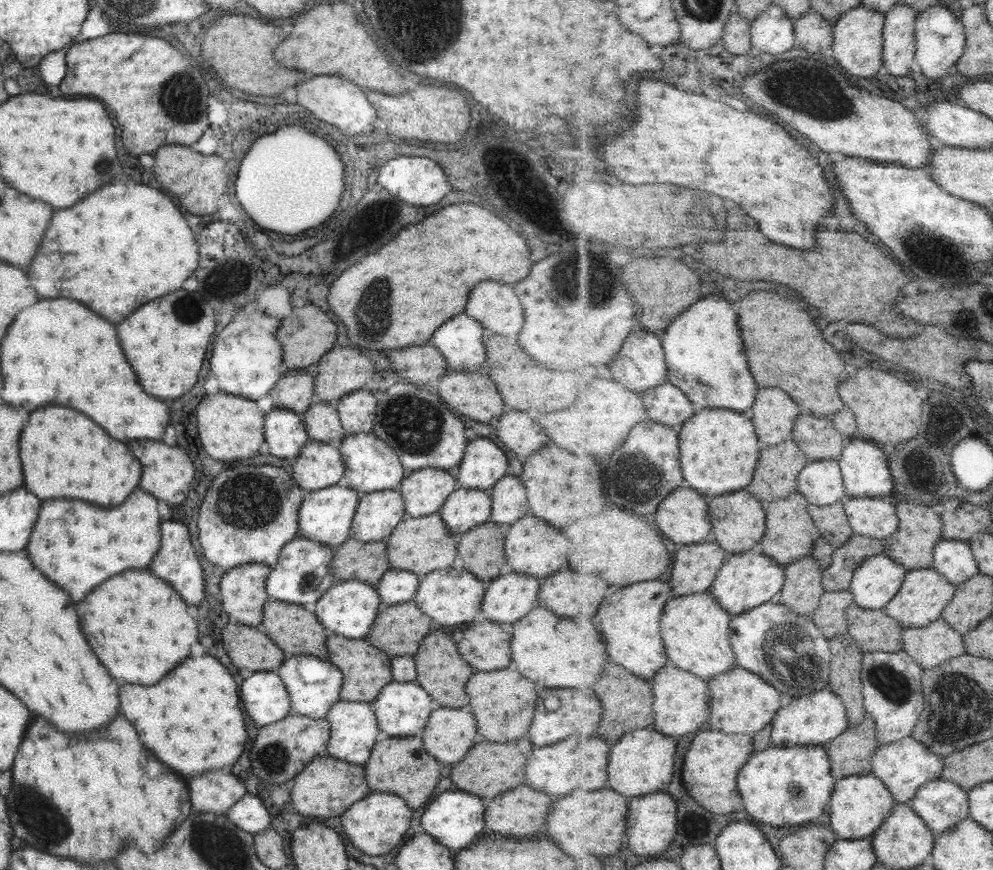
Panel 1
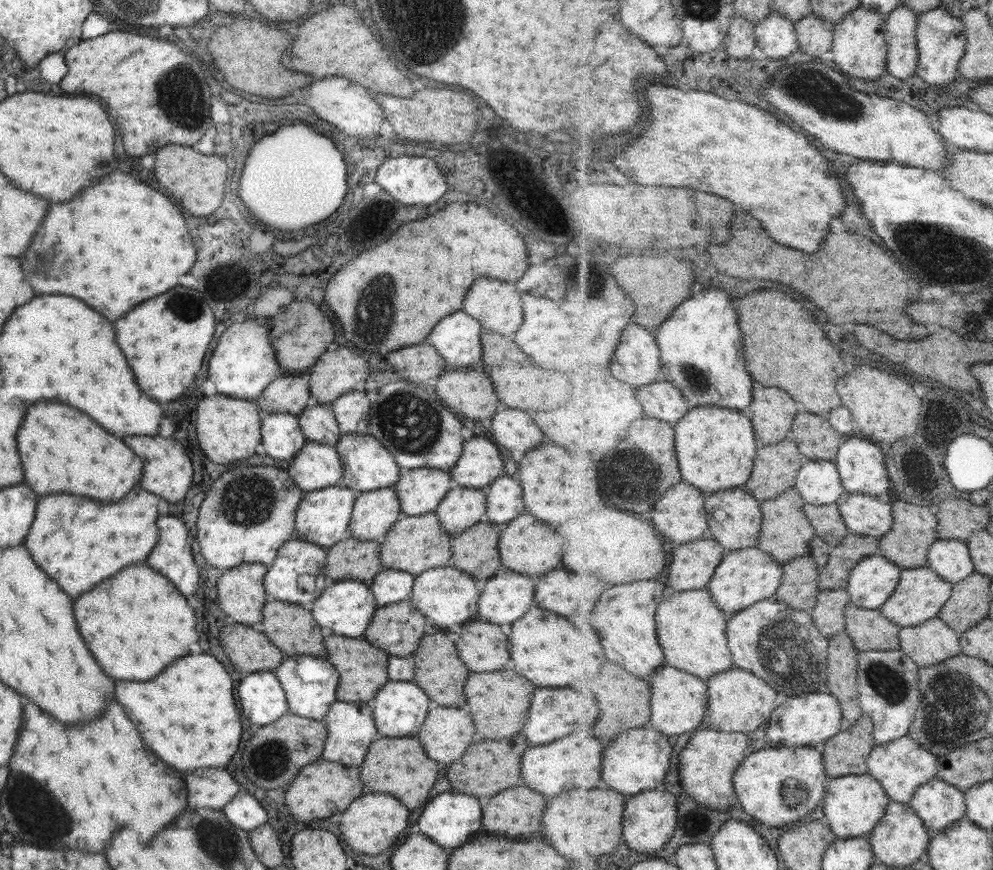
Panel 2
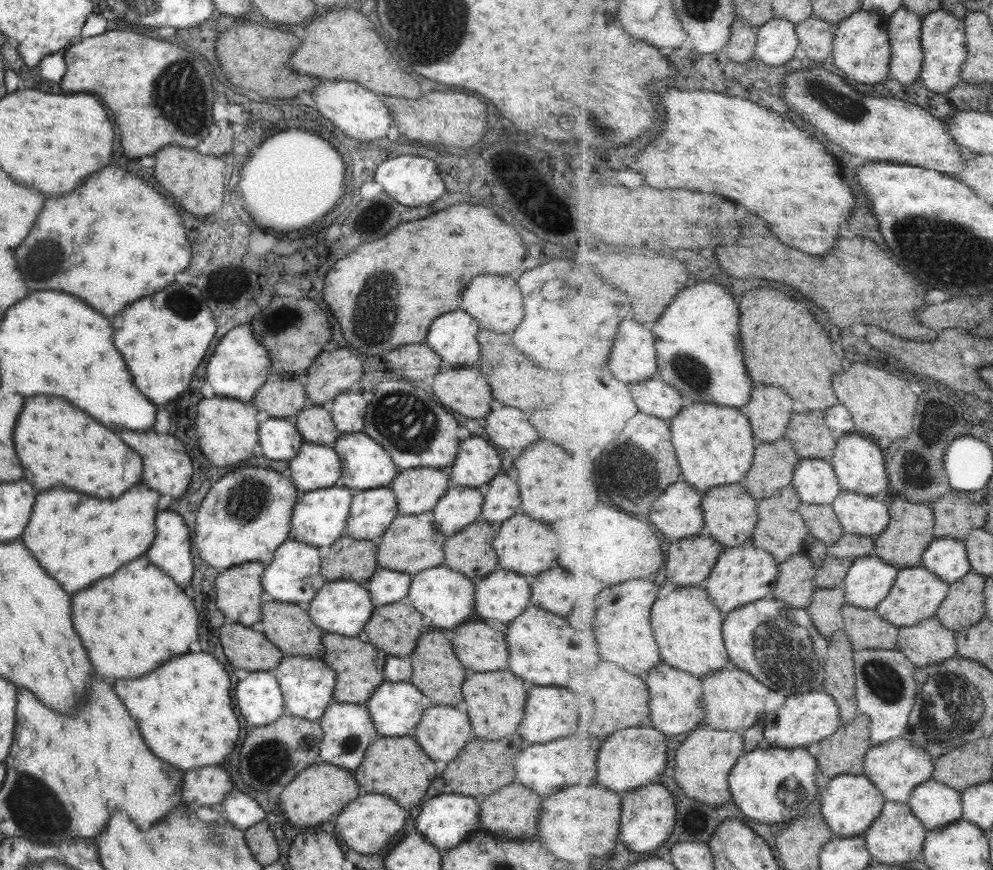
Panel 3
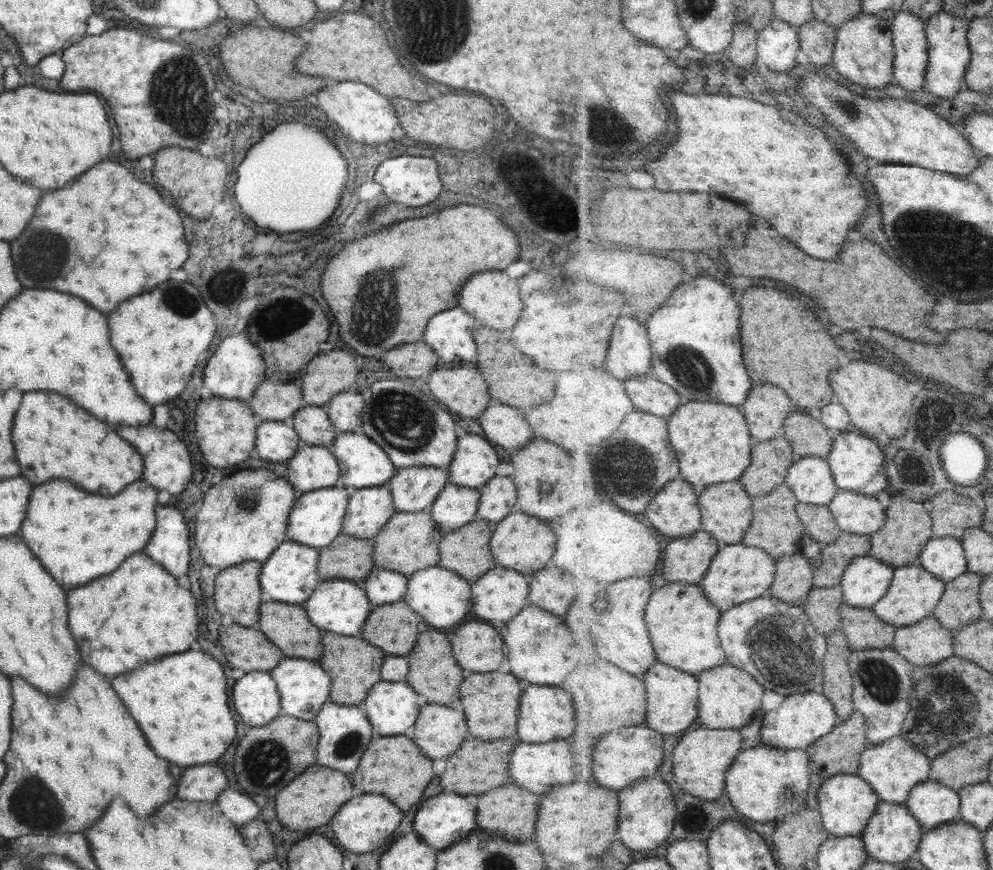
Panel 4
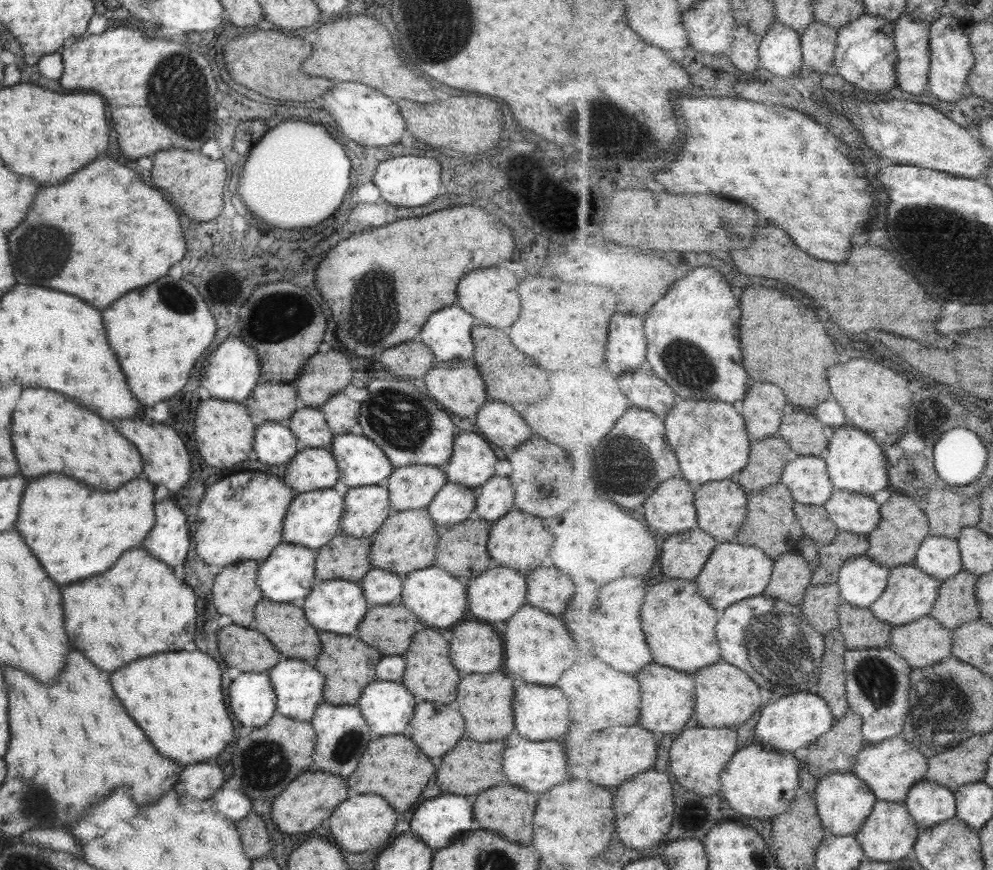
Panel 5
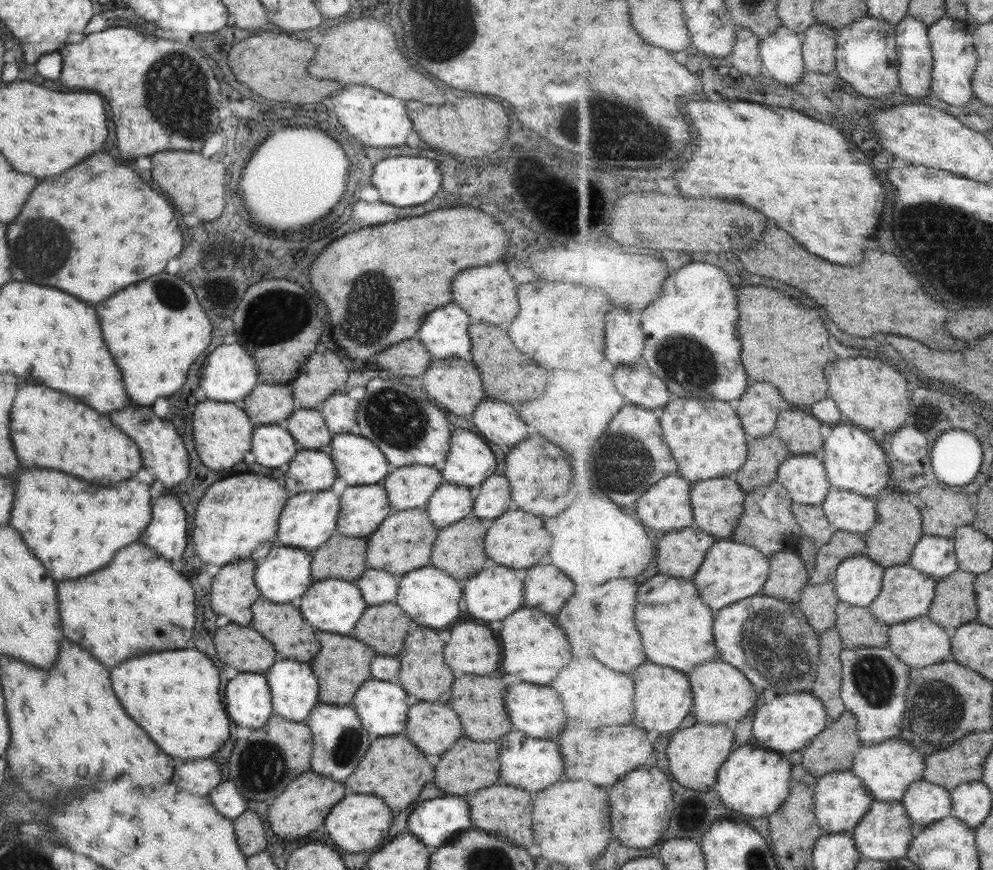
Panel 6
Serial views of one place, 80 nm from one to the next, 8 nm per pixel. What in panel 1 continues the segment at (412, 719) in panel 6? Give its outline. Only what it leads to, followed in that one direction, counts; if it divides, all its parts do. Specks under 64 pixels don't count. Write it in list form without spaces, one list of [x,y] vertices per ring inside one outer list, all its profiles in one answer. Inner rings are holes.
[[[437,708],[429,713],[428,718],[423,730],[425,752],[443,764],[459,762],[473,746],[473,716],[453,708]]]

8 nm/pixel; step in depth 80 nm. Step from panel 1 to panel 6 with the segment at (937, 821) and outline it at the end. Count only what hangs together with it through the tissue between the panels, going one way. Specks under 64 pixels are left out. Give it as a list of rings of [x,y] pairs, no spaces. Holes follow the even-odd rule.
[[[924,778],[909,785],[902,803],[918,829],[953,814],[950,789],[926,781]]]

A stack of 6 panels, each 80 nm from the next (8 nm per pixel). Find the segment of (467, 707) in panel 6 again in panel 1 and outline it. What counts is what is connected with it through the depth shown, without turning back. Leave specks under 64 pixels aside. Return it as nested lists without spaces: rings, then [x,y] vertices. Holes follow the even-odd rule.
[[[515,670],[471,674],[465,684],[465,694],[469,697],[467,706],[471,706],[471,714],[477,724],[477,734],[484,741],[505,742],[519,738],[523,732],[527,732],[529,722],[533,718],[537,692],[535,684],[525,680]]]

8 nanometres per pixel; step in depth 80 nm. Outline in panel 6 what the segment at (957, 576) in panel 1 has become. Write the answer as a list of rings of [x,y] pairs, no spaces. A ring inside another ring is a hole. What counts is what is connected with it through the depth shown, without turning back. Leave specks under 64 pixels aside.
[[[923,535],[907,564],[937,580],[944,579],[960,568],[956,541],[945,536]]]

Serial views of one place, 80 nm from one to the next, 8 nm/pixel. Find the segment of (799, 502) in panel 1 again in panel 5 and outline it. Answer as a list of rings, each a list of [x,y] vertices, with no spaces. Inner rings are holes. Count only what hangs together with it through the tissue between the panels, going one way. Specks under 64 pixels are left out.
[[[781,482],[766,486],[762,491],[749,495],[748,499],[749,516],[737,536],[738,542],[764,549],[774,560],[779,555],[796,552],[798,542],[806,532],[796,516],[796,499],[788,485]]]

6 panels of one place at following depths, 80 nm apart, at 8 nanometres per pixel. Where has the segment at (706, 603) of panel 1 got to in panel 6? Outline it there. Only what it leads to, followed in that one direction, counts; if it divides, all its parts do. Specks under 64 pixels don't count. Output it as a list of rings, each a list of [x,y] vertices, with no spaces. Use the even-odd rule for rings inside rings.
[[[661,572],[649,577],[638,590],[636,612],[636,627],[641,633],[644,651],[649,661],[661,666],[676,668],[688,674],[697,665],[720,660],[720,652],[714,635],[717,613],[700,597],[694,579],[672,577]]]

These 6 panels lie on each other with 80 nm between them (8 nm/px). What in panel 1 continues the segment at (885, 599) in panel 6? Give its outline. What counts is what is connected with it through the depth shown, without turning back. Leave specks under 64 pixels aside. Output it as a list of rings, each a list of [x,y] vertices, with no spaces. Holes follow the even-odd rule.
[[[935,568],[915,569],[905,575],[904,586],[883,610],[905,627],[924,627],[942,618],[945,607],[952,602],[958,585],[947,580]]]

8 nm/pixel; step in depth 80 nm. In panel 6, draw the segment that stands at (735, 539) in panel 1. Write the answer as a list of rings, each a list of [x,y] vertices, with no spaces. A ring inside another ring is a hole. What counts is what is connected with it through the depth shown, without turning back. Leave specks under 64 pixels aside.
[[[733,476],[695,481],[692,483],[695,526],[712,533],[718,540],[731,539],[739,526],[740,518],[745,516],[746,493]]]

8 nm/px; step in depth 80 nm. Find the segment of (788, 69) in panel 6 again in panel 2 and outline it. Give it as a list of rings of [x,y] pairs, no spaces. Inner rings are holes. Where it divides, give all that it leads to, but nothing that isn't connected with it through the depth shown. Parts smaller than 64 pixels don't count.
[[[774,8],[772,14],[756,23],[755,34],[758,47],[771,60],[791,56],[800,47],[796,23]]]

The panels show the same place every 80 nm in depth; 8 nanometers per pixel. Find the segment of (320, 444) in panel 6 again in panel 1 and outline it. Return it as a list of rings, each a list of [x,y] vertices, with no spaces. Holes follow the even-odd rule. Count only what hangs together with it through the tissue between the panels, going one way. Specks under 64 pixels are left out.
[[[332,403],[310,405],[302,414],[302,423],[309,440],[327,445],[338,445],[344,438],[342,428]]]

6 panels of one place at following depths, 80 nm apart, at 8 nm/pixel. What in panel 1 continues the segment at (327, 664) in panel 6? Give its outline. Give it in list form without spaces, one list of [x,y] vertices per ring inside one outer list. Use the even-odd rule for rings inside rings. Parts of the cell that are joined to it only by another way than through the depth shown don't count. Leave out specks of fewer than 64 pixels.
[[[334,634],[327,638],[325,646],[329,652],[329,662],[336,666],[342,674],[342,683],[338,692],[339,701],[371,703],[381,688],[394,680],[389,672],[389,658],[378,648],[371,646],[368,641],[347,640],[347,638]]]

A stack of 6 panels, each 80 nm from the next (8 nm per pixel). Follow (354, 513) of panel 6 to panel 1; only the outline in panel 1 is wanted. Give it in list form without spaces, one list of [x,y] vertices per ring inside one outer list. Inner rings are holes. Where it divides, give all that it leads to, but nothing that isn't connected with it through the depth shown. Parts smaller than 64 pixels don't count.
[[[398,490],[368,492],[359,496],[349,537],[361,542],[385,541],[397,523],[406,517],[403,501]]]

